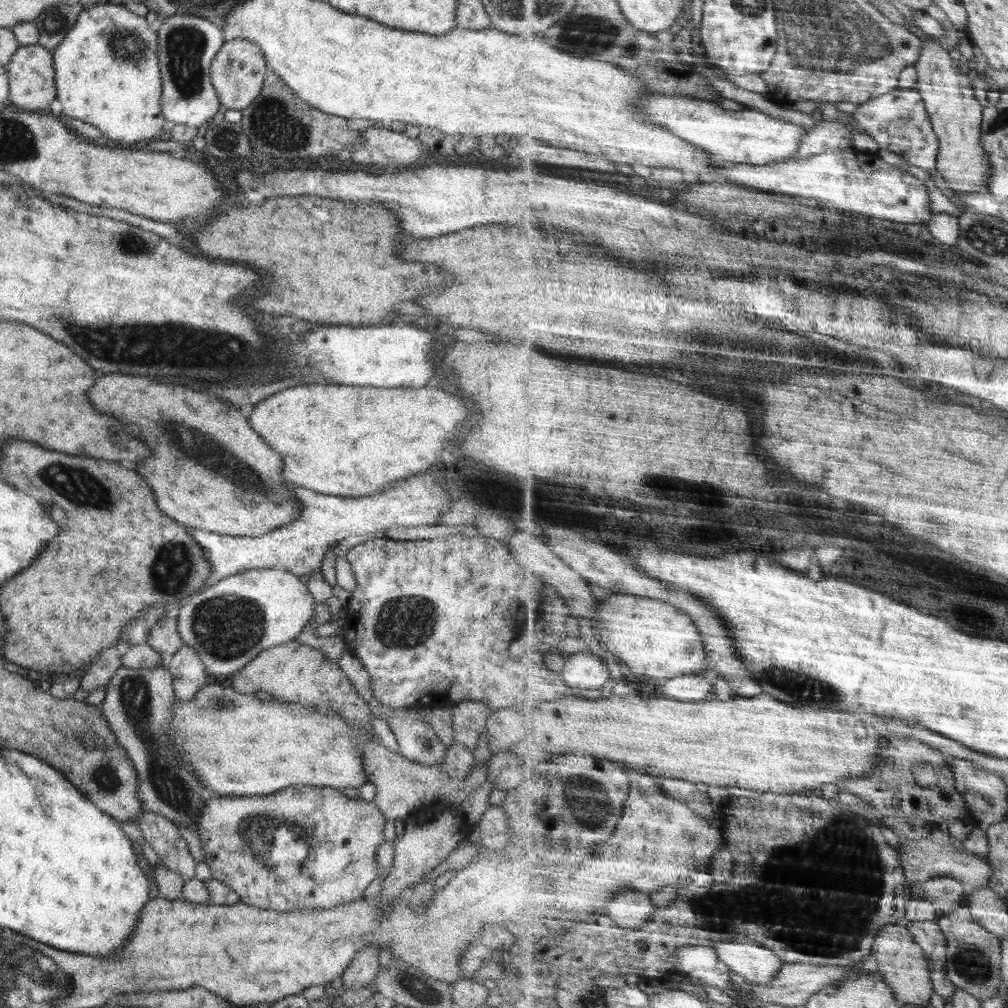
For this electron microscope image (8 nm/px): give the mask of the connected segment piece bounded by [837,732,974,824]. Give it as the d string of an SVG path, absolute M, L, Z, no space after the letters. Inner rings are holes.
M892 732L881 736L881 754L885 755L885 761L879 764L874 774L866 778L842 779L842 782L837 784L839 789L864 799L870 806L886 814L886 817L918 817L939 824L944 821L974 822L973 808L970 808L962 792L958 791L957 772L951 762L953 757L936 750L920 739ZM922 766L924 772L928 768L930 776L932 776L932 766L934 768L934 778L930 778L934 782L926 786L922 786L920 778L916 776L916 768L922 772Z

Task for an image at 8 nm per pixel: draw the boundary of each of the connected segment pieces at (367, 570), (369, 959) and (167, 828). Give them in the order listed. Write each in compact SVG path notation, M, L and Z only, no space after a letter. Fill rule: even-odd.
M460 533L448 538L408 541L384 536L351 547L345 557L354 571L355 587L345 605L343 636L348 639L347 651L355 654L368 671L372 694L378 702L405 708L446 707L452 702L475 700L485 702L495 711L522 706L522 700L536 700L540 692L547 698L538 698L539 701L550 700L550 676L548 680L540 680L540 668L522 668L517 658L512 660L514 651L537 643L543 622L540 592L546 579L540 578L536 569L522 570L504 542L484 535L465 537ZM528 622L534 622L536 628L520 630ZM518 634L536 636L518 640Z
M364 945L343 972L340 992L372 987L377 970L381 967L378 955L379 950L374 945Z
M146 811L136 820L137 827L144 839L165 865L177 872L184 880L194 878L194 866L197 863L189 854L189 849L178 826L160 814Z

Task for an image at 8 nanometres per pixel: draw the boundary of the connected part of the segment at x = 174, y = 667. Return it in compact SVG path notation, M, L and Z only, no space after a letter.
M182 645L167 658L167 669L171 672L175 696L184 702L191 701L206 684L208 672L194 649Z

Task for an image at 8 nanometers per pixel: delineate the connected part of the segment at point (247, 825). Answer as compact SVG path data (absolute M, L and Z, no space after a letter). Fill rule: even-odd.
M288 786L268 795L211 796L200 810L197 833L213 879L232 888L248 906L290 913L332 909L360 899L370 882L377 879L376 855L385 840L385 822L373 801L354 800L328 787Z

